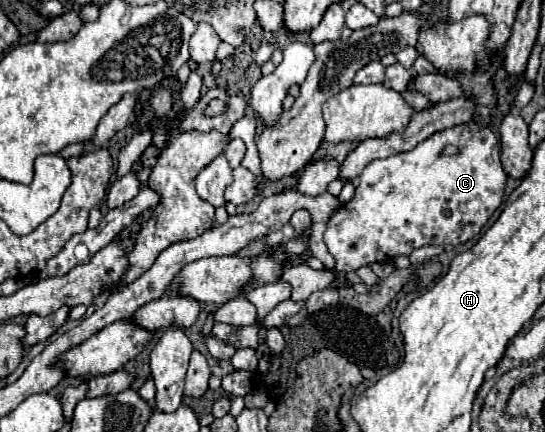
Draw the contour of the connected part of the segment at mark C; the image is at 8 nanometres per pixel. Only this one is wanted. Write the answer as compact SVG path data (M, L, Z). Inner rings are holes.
M469 121L465 125L455 125L433 133L421 141L415 149L401 155L391 155L385 159L371 161L361 173L361 185L355 197L341 205L339 211L329 221L325 231L325 243L329 253L337 261L339 271L355 271L361 265L375 261L389 263L397 255L411 255L413 249L423 245L459 245L483 229L489 217L503 201L507 175L499 161L499 141L487 125ZM447 145L457 147L457 155L443 155Z

